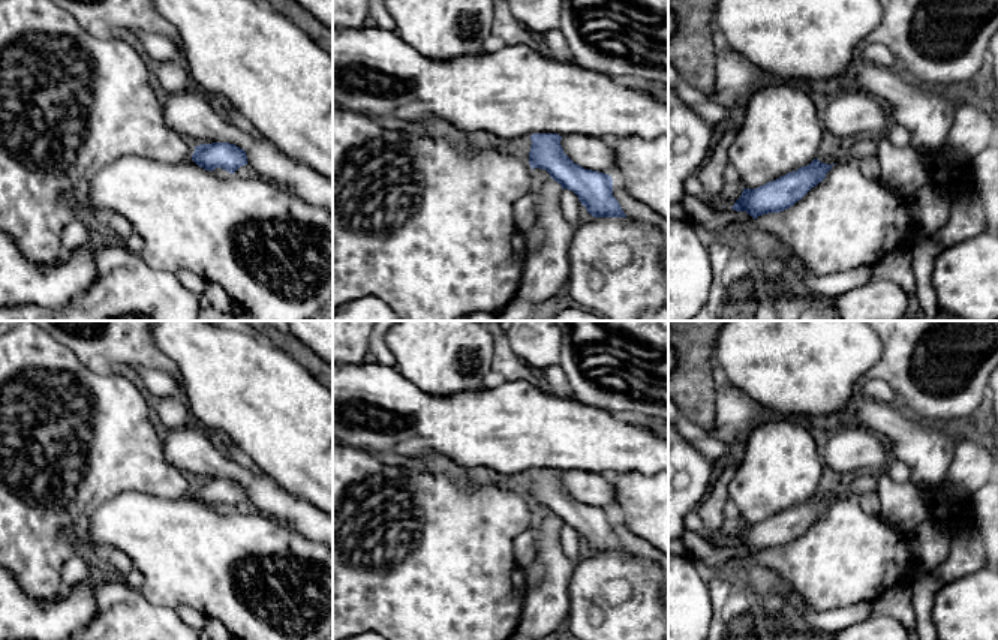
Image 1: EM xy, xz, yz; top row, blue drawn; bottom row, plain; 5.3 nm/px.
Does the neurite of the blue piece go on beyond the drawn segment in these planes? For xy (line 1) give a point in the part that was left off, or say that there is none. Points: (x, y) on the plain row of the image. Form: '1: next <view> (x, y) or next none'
1: next none

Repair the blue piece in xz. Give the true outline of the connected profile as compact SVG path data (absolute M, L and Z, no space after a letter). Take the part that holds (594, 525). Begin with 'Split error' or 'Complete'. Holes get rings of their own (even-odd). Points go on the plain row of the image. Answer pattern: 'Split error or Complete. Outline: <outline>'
Complete. Outline: M557 469L530 471L530 504L545 505L562 525L572 526L593 553L626 553L613 532L611 511L574 499L563 489L560 475Z

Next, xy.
Complete. Outline: M229 478L196 481L192 496L207 507L222 504L231 510L234 510L240 502L247 501L246 487Z

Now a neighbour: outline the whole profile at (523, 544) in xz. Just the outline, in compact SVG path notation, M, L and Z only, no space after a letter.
M529 528L527 531L518 534L512 540L512 550L517 564L524 570L538 559L538 552L535 550L535 531Z

